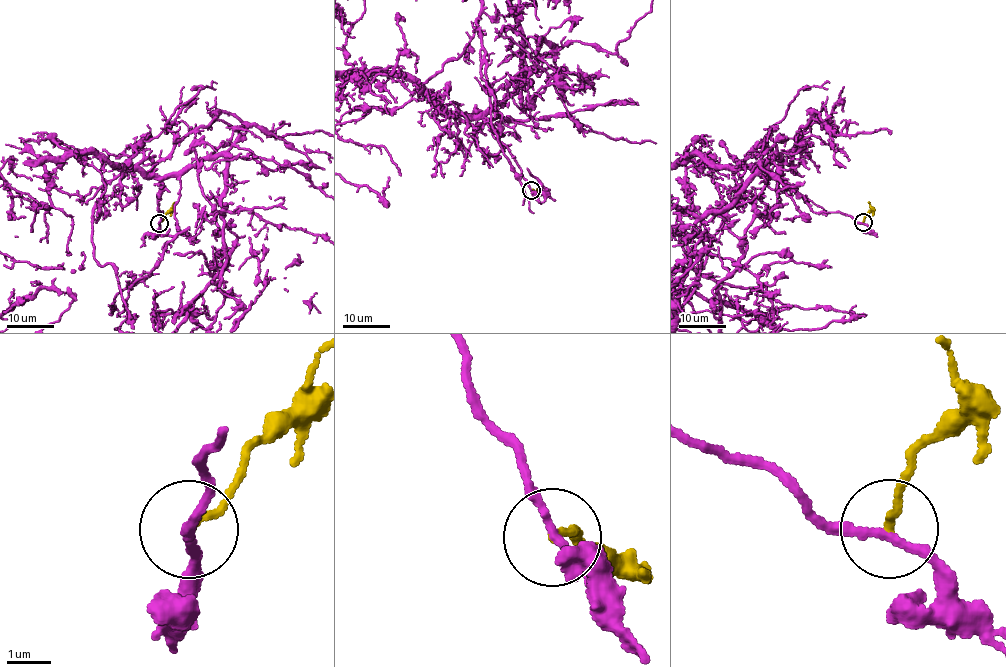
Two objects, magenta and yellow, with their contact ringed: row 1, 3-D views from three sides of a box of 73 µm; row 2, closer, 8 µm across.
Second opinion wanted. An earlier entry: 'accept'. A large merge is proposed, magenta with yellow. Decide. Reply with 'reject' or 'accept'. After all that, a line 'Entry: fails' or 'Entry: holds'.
reject
Entry: fails

